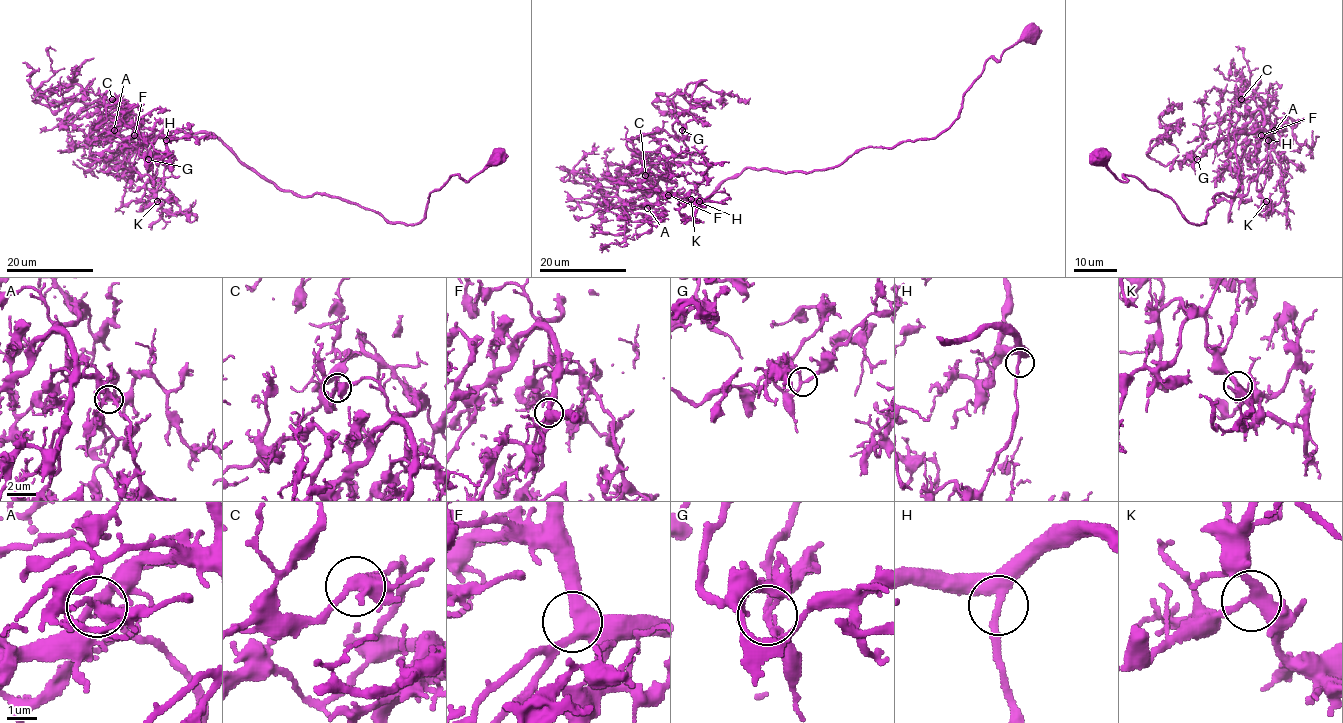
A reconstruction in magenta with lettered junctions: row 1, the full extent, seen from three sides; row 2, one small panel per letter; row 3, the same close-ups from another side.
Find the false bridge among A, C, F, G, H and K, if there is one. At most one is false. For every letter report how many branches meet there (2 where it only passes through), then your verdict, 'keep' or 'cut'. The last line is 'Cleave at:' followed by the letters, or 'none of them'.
A: 3 branches meet; keep
C: 3 branches meet; keep
F: 3 branches meet; keep
G: 3 branches meet; cut
H: 3 branches meet; keep
K: 3 branches meet; keep
Cleave at: G

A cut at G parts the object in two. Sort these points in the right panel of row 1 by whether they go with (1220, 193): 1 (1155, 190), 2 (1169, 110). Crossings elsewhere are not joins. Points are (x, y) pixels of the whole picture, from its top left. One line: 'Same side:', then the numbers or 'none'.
Same side: 1

